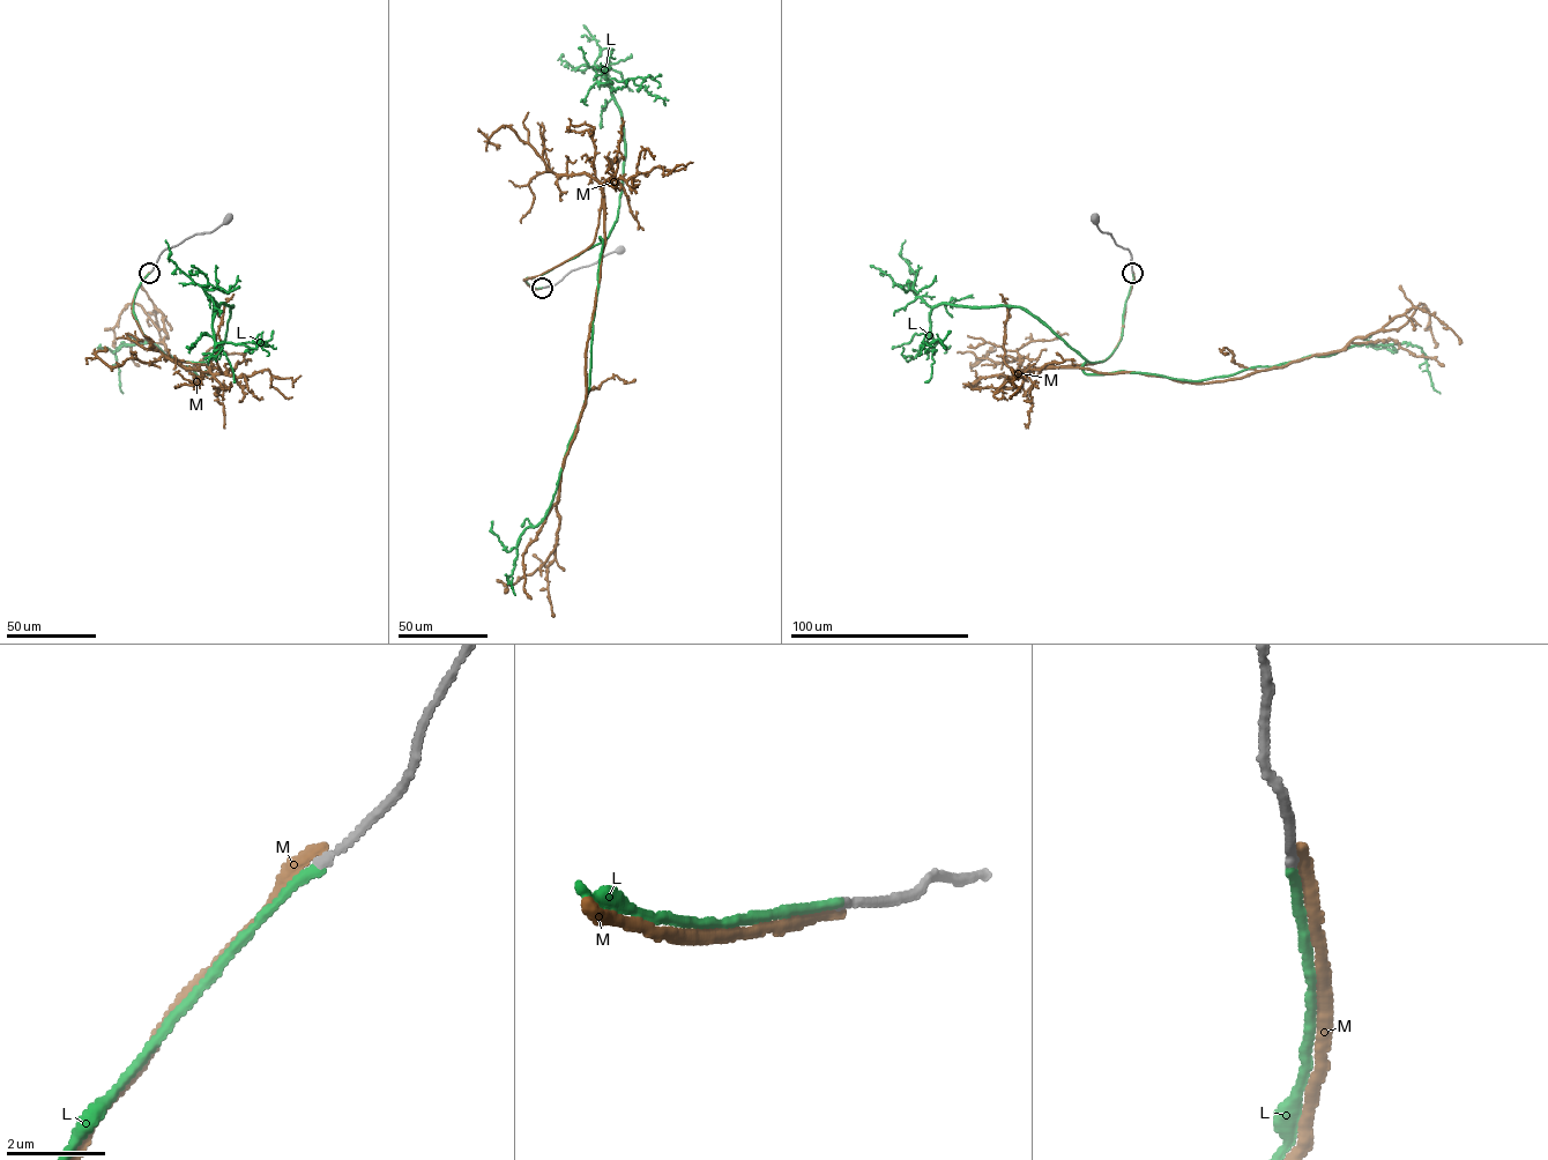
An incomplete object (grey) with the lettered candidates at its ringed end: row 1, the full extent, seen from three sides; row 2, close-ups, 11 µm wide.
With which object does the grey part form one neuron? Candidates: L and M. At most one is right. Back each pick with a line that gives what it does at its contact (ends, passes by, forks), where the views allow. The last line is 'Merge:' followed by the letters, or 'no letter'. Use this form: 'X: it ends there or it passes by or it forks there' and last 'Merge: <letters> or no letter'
L: it ends there
Merge: L

